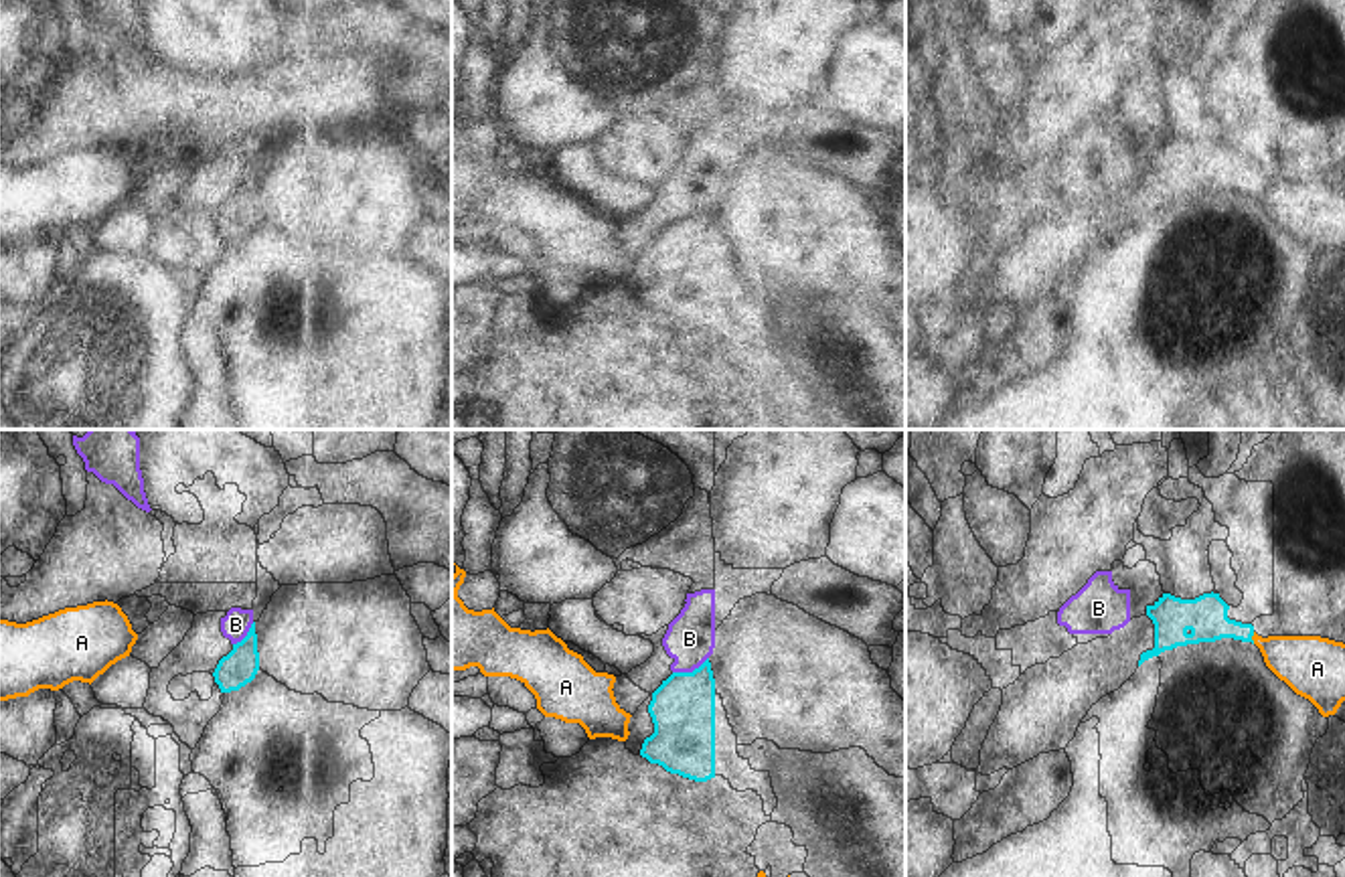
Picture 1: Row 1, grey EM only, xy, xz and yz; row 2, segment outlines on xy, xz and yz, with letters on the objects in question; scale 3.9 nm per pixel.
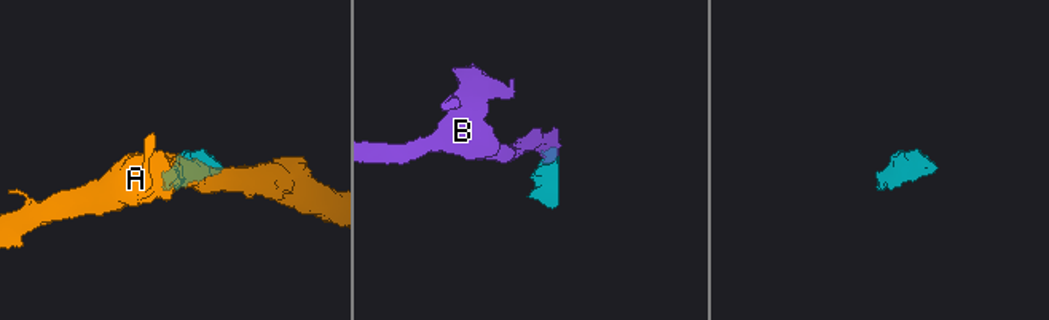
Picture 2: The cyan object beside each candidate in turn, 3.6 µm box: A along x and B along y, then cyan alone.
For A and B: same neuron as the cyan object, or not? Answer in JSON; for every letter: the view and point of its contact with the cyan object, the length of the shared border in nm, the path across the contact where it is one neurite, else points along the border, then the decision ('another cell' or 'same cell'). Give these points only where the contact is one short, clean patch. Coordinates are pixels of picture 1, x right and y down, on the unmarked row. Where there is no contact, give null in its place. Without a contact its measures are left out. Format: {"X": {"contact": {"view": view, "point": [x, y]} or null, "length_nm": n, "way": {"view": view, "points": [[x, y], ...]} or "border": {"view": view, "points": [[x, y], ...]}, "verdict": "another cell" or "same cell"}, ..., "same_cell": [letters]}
{"A": {"contact": {"view": "yz", "point": [1250, 185]}, "length_nm": 50, "border": {"view": "yz", "points": [[1254, 179], [1252, 189]]}, "verdict": "another cell"}, "B": {"contact": {"view": "xz", "point": [689, 219]}, "length_nm": 160, "border": {"view": "xz", "points": [[707, 203], [691, 217], [673, 219]]}, "verdict": "another cell"}, "same_cell": []}

